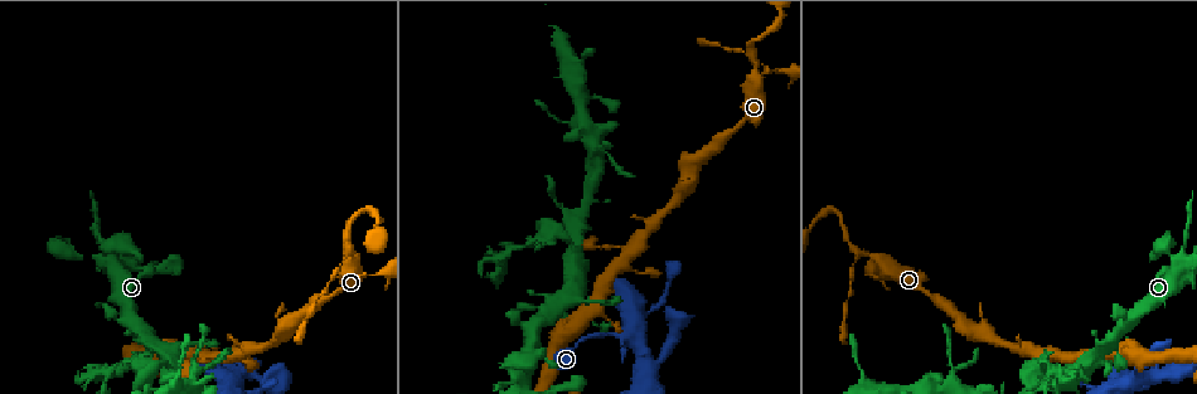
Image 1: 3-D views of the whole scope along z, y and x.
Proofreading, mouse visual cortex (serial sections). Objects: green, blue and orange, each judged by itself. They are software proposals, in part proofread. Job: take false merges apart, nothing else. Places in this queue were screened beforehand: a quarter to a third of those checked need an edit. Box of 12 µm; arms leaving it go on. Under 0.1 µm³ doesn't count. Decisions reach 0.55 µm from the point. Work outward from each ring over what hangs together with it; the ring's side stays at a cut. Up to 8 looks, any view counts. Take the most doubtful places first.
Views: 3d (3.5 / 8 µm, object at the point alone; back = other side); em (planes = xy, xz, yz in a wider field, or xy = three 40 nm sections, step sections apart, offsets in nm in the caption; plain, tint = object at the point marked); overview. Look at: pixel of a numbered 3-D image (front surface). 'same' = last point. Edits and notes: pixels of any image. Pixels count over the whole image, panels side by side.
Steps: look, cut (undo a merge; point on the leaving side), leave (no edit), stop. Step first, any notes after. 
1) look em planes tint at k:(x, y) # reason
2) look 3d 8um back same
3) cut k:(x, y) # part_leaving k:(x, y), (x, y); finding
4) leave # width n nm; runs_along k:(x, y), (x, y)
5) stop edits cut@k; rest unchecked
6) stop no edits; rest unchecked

look 3d 3.5um at 1:(114, 264) # sharp bend

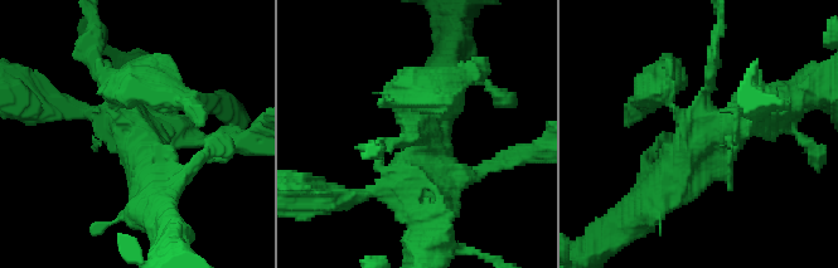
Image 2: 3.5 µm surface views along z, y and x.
look em xy step 5 tint at 2:(700, 138)

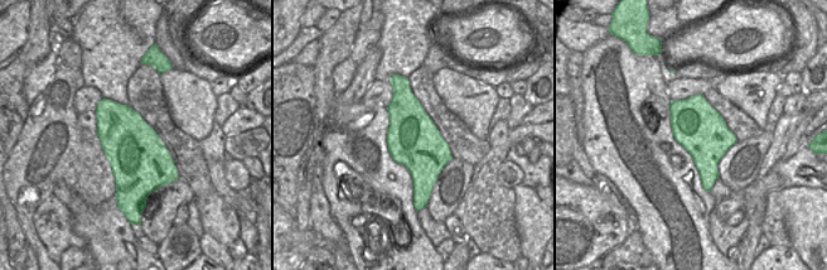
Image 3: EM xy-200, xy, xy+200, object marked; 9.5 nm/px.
look em planes tint same

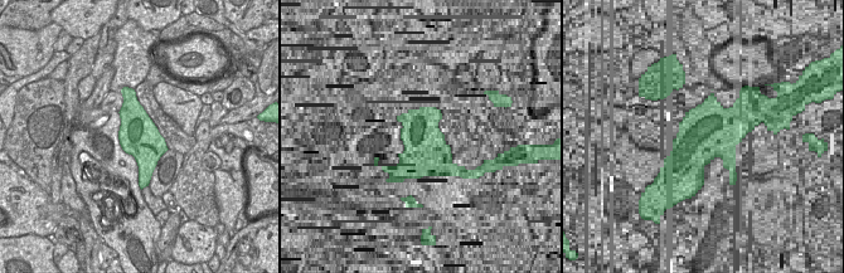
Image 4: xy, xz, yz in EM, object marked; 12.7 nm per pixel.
leave # runs_along 2:(650, 201), (702, 132), (739, 144); all the same cell

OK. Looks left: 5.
look 3d 8um at 1:(863, 252) # thick turns thin

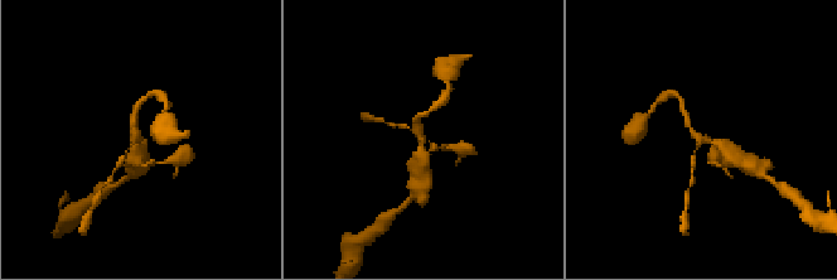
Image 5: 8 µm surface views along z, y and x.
look 3d 3.5um at 5:(418, 136) # zoom in

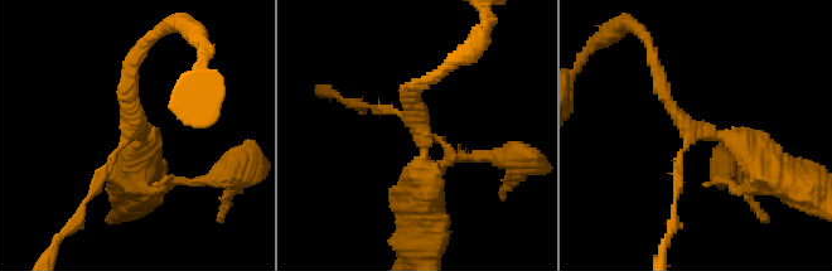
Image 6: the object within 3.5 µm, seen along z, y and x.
cut 6:(136, 112) # two cells meet here

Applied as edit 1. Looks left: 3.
look overview # see it whole again

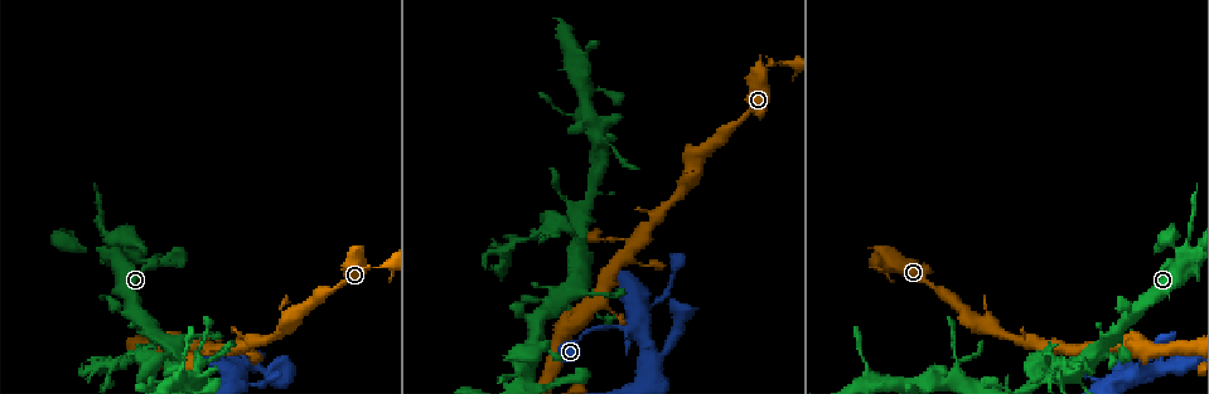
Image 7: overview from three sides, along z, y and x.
look 3d 3.5um at 7:(649, 363) # four or more arms meet

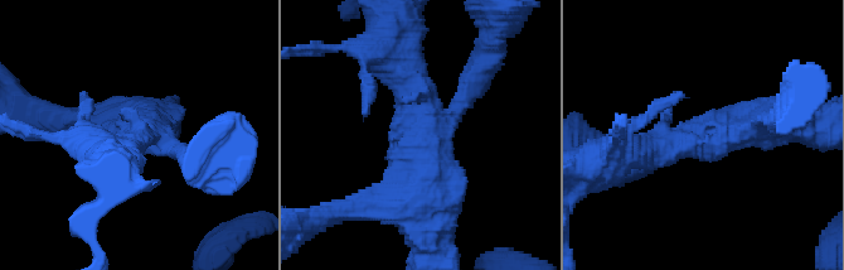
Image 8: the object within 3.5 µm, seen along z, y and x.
look em xy step 5 tint at 8:(704, 136) # need the tissue

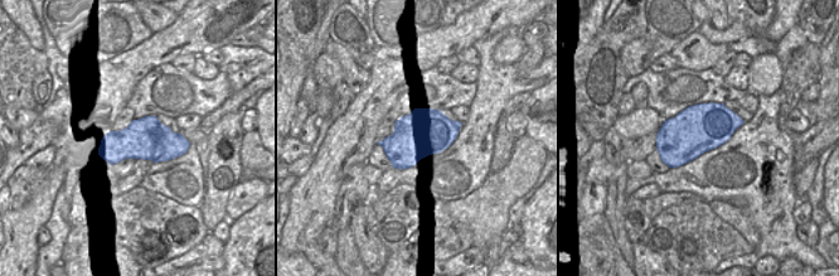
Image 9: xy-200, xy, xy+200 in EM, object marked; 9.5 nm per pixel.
leave # arms 4; arm_widths 200, 400, 450, 450 nm; runs_along 8:(630, 153), (775, 119); all the same cell

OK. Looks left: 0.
stop edits cut@6; rest unchecked

